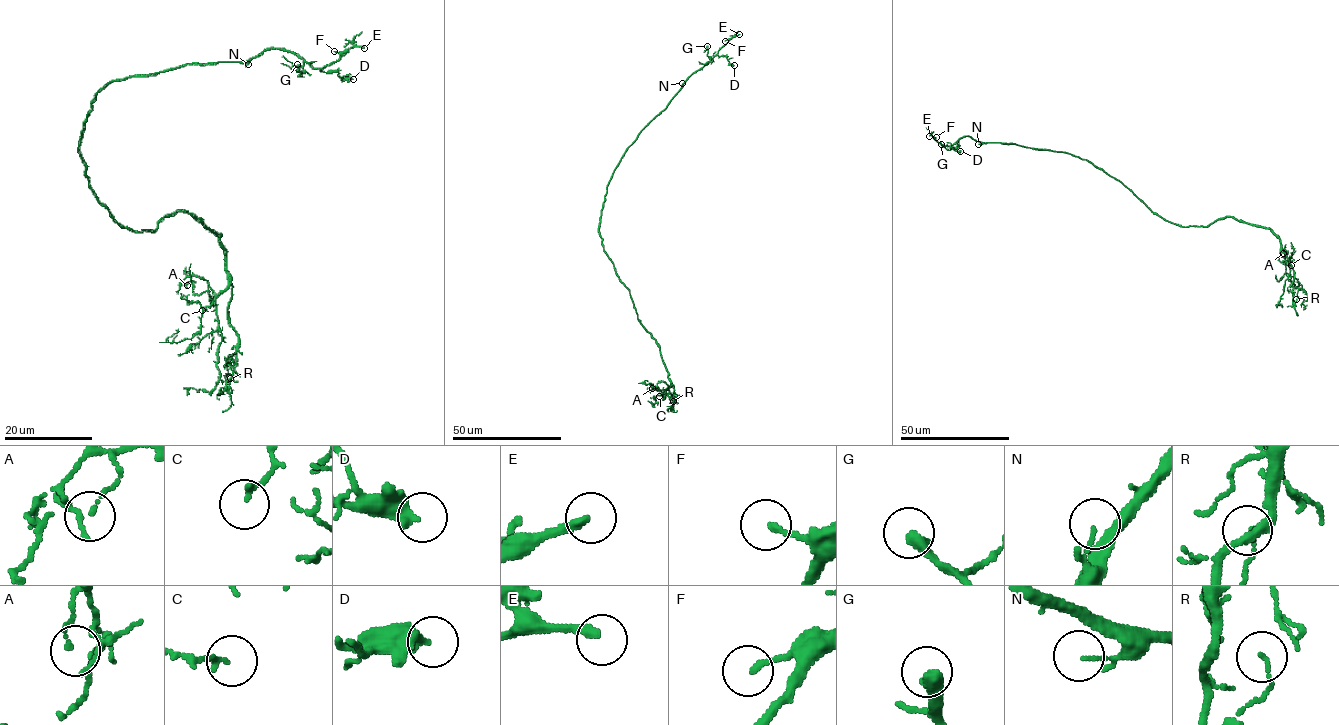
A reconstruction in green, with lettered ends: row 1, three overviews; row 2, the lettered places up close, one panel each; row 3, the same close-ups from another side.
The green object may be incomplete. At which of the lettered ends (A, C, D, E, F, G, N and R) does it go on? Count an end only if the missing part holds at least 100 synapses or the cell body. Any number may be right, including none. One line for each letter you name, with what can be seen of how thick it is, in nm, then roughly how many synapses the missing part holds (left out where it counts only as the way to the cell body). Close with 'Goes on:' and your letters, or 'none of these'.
E: 240 nm thick; about 100 synapses
G: 400 nm thick; about 100 synapses
Goes on: E, G

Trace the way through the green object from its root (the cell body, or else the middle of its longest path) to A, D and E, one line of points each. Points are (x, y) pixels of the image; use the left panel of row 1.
A: (86, 164), (88, 187), (120, 225), (154, 231), (188, 212), (219, 236), (228, 286), (187, 285)
D: (86, 164), (83, 124), (110, 81), (244, 62), (271, 49), (353, 79)
E: (86, 164), (83, 124), (110, 81), (244, 62), (271, 49), (323, 69), (364, 48)

